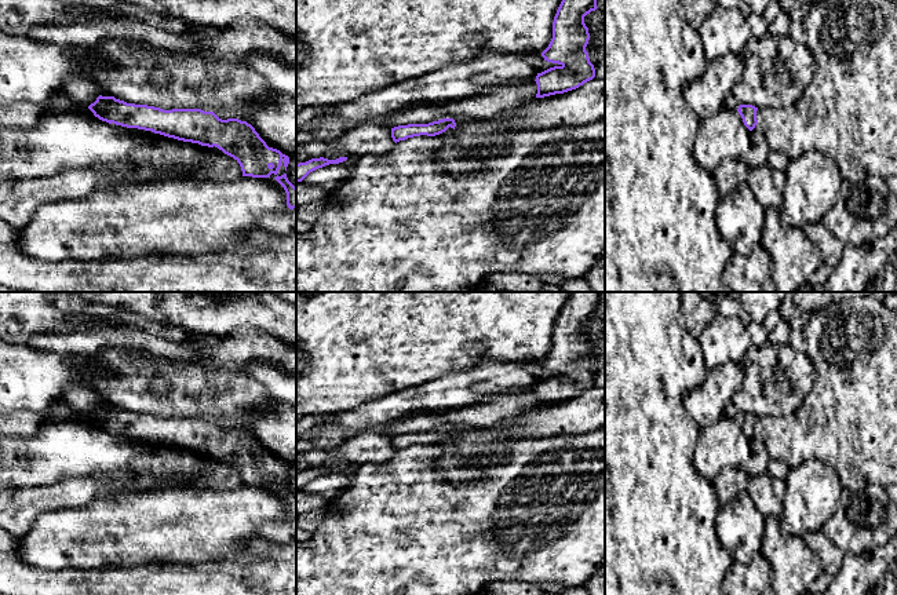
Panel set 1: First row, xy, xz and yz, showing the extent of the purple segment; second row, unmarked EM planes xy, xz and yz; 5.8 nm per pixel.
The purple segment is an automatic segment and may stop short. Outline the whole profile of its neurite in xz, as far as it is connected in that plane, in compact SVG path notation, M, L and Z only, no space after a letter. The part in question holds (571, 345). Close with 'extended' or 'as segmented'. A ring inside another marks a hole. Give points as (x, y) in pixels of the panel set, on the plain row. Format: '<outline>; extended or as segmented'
M572 292L564 304L553 331L553 347L542 361L554 372L536 384L536 406L564 402L595 386L586 355L590 348L584 325L595 320L599 292Z; as segmented

